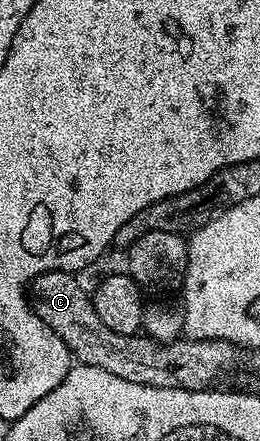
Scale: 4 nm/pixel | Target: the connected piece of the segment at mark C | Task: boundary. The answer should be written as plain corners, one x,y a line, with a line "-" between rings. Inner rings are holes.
49,270
34,279
28,287
28,301
36,316
48,324
60,340
70,349
71,355
83,366
104,368
104,372
112,372
112,376
120,376
120,380
132,380
132,384
144,384
156,388
180,388
181,390
204,390
215,385
217,378
222,378
238,362
239,347
230,342
220,340
179,340
176,342
156,342
149,336
137,334
121,334
112,332
100,316
96,316
94,299
77,282
75,275
69,270

